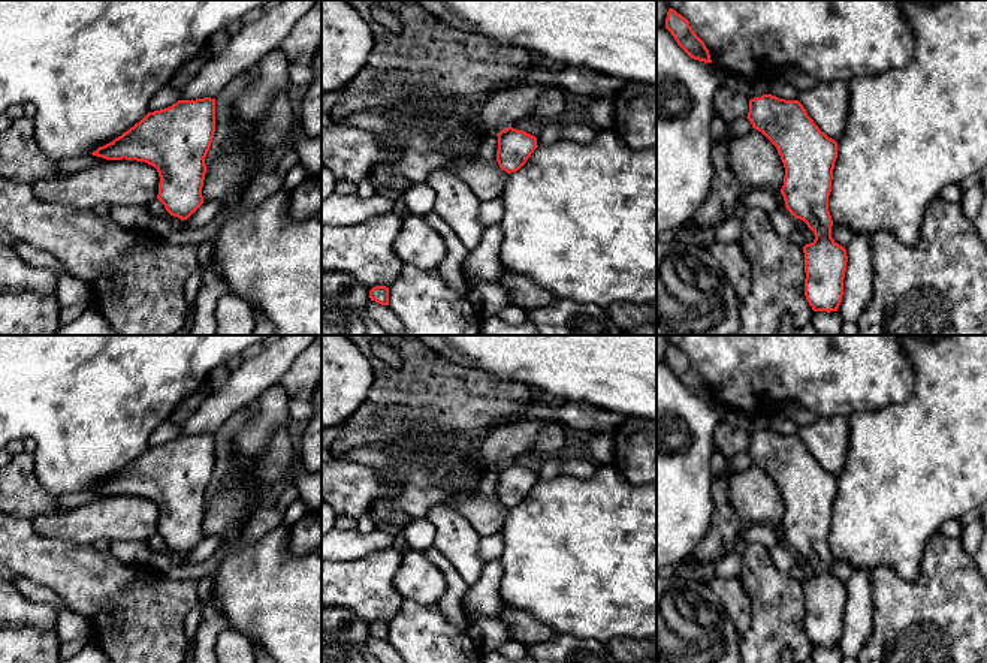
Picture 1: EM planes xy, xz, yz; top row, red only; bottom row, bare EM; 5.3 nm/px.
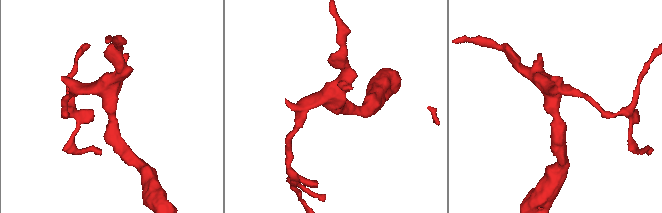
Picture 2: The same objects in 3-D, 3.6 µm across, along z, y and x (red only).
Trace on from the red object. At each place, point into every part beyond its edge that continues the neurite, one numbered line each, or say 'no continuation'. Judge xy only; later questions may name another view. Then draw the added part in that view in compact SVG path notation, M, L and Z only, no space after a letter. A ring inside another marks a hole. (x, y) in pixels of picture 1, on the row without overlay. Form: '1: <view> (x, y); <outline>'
no continuation

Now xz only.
no continuation

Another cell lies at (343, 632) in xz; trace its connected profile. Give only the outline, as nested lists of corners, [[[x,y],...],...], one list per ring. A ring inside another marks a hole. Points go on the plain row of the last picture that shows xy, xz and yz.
[[[322,608],[322,663],[365,663],[359,647],[369,636],[369,626],[348,609]]]

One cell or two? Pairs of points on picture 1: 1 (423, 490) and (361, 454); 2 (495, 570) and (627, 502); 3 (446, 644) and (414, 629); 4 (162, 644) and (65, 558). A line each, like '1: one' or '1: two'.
1: one
2: two
3: one
4: one

